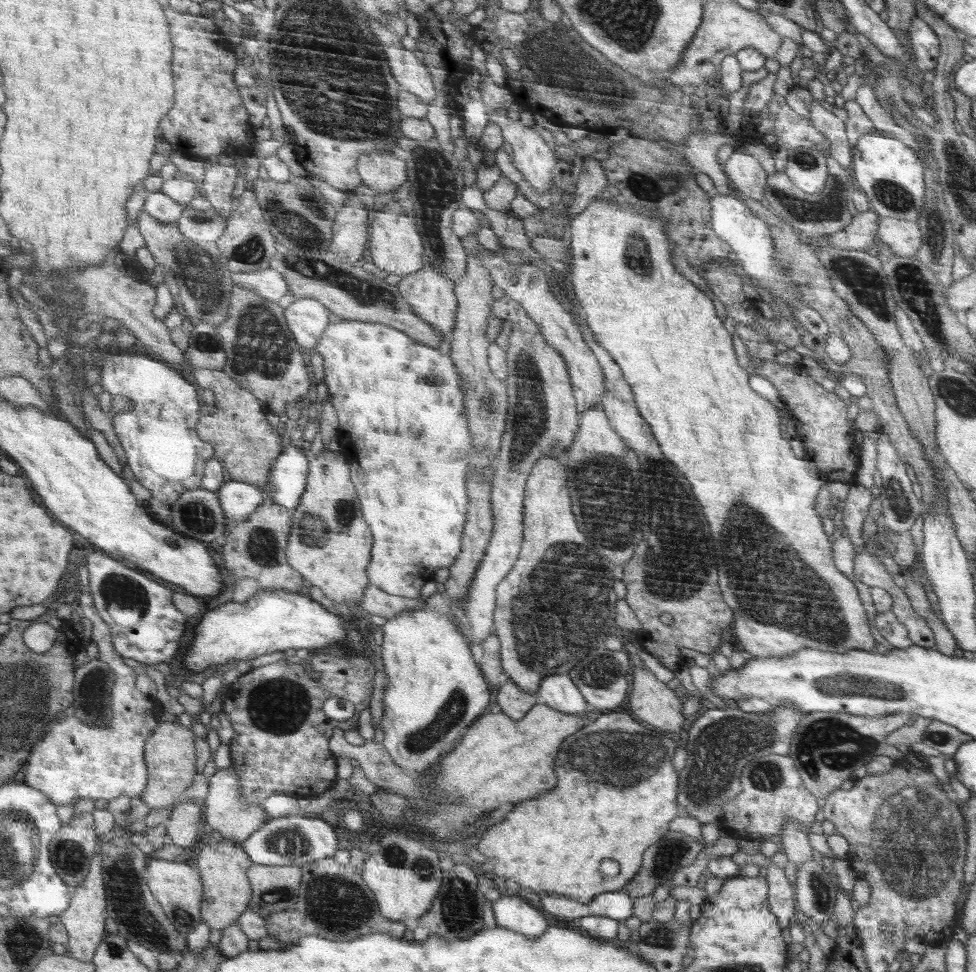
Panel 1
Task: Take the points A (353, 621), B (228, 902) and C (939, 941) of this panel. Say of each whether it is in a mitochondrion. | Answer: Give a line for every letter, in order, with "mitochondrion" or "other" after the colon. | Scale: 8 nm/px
A: other
B: other
C: other

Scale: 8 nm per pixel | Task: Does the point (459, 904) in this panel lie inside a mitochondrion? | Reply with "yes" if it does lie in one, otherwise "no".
yes

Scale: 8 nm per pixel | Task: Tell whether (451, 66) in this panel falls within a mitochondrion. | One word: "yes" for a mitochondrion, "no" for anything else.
no

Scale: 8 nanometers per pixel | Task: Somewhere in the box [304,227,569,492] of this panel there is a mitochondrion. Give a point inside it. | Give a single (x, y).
(529, 410)

